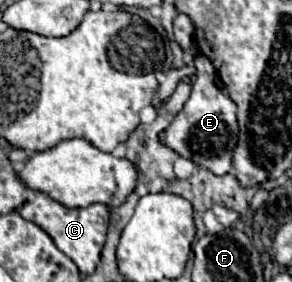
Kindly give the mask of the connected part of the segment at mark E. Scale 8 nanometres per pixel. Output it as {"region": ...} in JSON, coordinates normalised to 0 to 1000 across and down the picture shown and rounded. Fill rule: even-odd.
{"region":[[[671,195],[664,230],[671,230],[671,287],[658,301],[658,330],[623,394],[548,472],[548,500],[610,550],[726,606],[733,621],[774,621],[795,606],[795,543],[815,500],[808,365],[774,330],[740,316],[726,223],[712,223],[699,195]]]}

